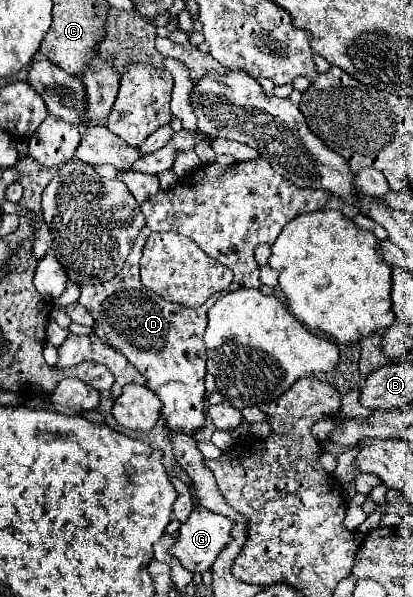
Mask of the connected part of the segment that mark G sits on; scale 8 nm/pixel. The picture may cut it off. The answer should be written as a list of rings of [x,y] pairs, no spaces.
[[[202,505],[194,507],[194,511],[190,513],[190,517],[186,519],[186,523],[182,523],[180,527],[180,537],[178,541],[172,545],[170,549],[170,555],[176,557],[180,561],[180,565],[184,569],[188,569],[190,573],[198,575],[198,573],[204,573],[212,567],[212,563],[216,561],[218,553],[234,539],[232,537],[232,529],[234,529],[234,521],[224,517],[224,515],[216,515],[216,513],[210,513],[208,509],[204,509]]]

